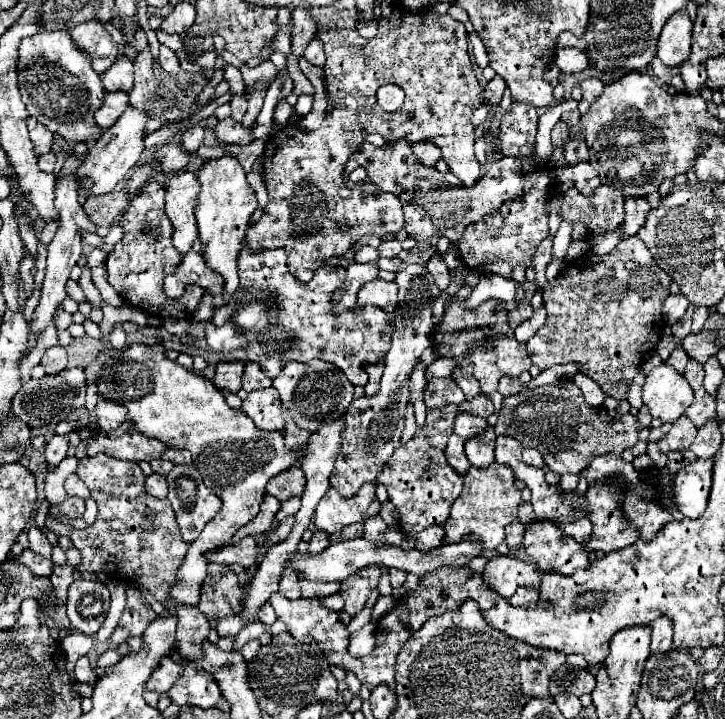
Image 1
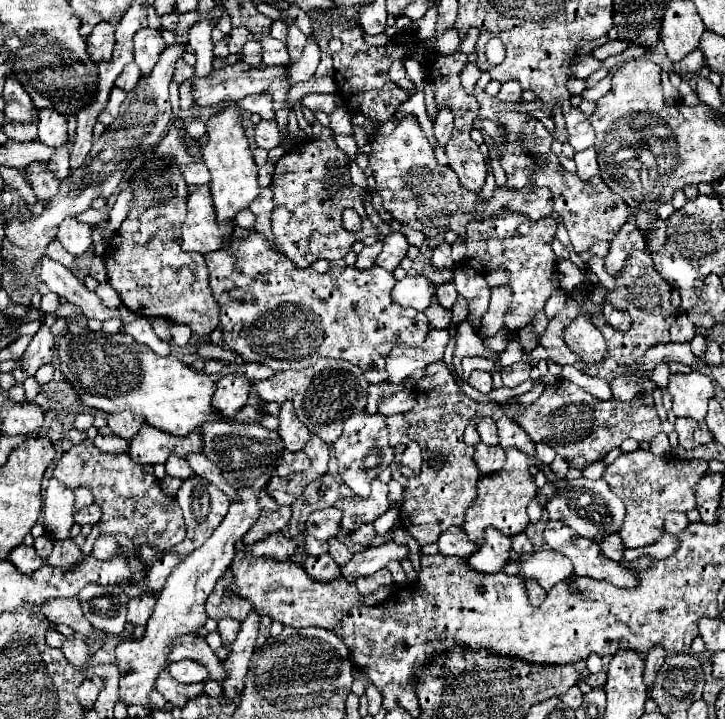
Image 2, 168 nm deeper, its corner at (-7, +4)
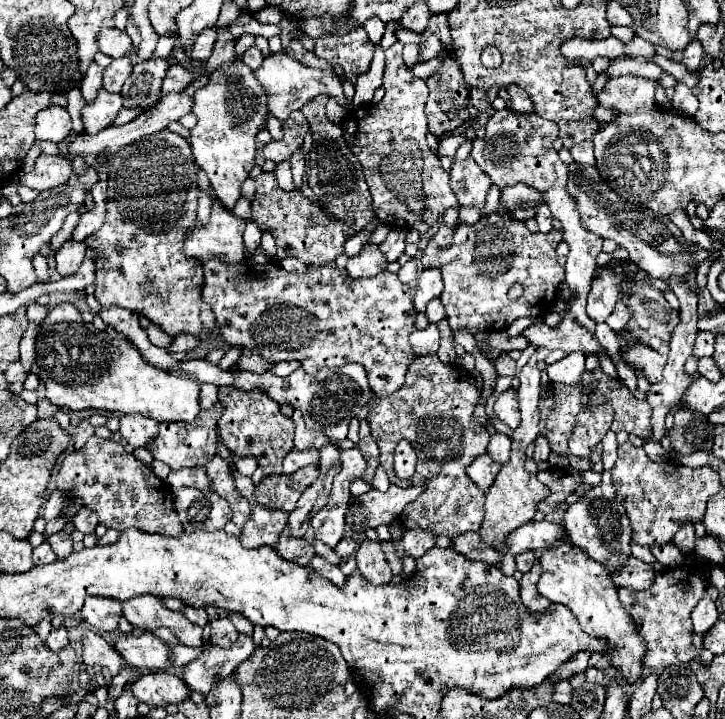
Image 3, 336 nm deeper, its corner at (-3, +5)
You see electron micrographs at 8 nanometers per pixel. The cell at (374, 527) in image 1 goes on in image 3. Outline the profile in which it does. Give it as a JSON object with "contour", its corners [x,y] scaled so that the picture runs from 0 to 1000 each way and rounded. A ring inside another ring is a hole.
{"contour":[[[473,748],[465,759],[462,759],[462,768],[465,768],[465,773],[487,773],[490,771],[490,765],[492,765],[492,754],[487,751],[487,748]]]}

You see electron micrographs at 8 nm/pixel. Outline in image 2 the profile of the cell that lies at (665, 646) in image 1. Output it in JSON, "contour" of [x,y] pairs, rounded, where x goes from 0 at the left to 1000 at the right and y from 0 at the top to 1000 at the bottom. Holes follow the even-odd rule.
{"contour":[[[901,900],[892,914],[890,914],[890,939],[887,939],[887,947],[892,953],[892,961],[898,961],[898,950],[903,947],[903,939],[909,933],[909,928],[914,925],[920,908],[914,900]]]}

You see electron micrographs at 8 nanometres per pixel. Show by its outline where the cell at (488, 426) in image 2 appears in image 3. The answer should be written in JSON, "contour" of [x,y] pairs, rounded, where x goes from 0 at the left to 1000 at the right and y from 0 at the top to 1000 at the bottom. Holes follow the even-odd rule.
{"contour":[[[677,604],[677,612],[674,612],[674,620],[672,620],[672,629],[677,631],[677,637],[688,645],[697,645],[699,637],[702,637],[702,626],[705,626],[705,612],[697,606],[697,604]]]}

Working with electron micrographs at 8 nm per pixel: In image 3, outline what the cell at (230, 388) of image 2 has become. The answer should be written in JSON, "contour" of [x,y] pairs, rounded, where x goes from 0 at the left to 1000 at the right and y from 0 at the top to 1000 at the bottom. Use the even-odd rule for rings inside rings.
{"contour":[[[299,559],[294,567],[288,570],[277,570],[274,581],[269,581],[269,587],[263,590],[244,590],[244,587],[222,587],[219,590],[219,604],[203,618],[203,626],[208,629],[208,634],[214,640],[228,643],[236,654],[247,654],[247,651],[261,651],[261,648],[283,648],[297,631],[299,631],[299,584],[308,576],[308,562]]]}

